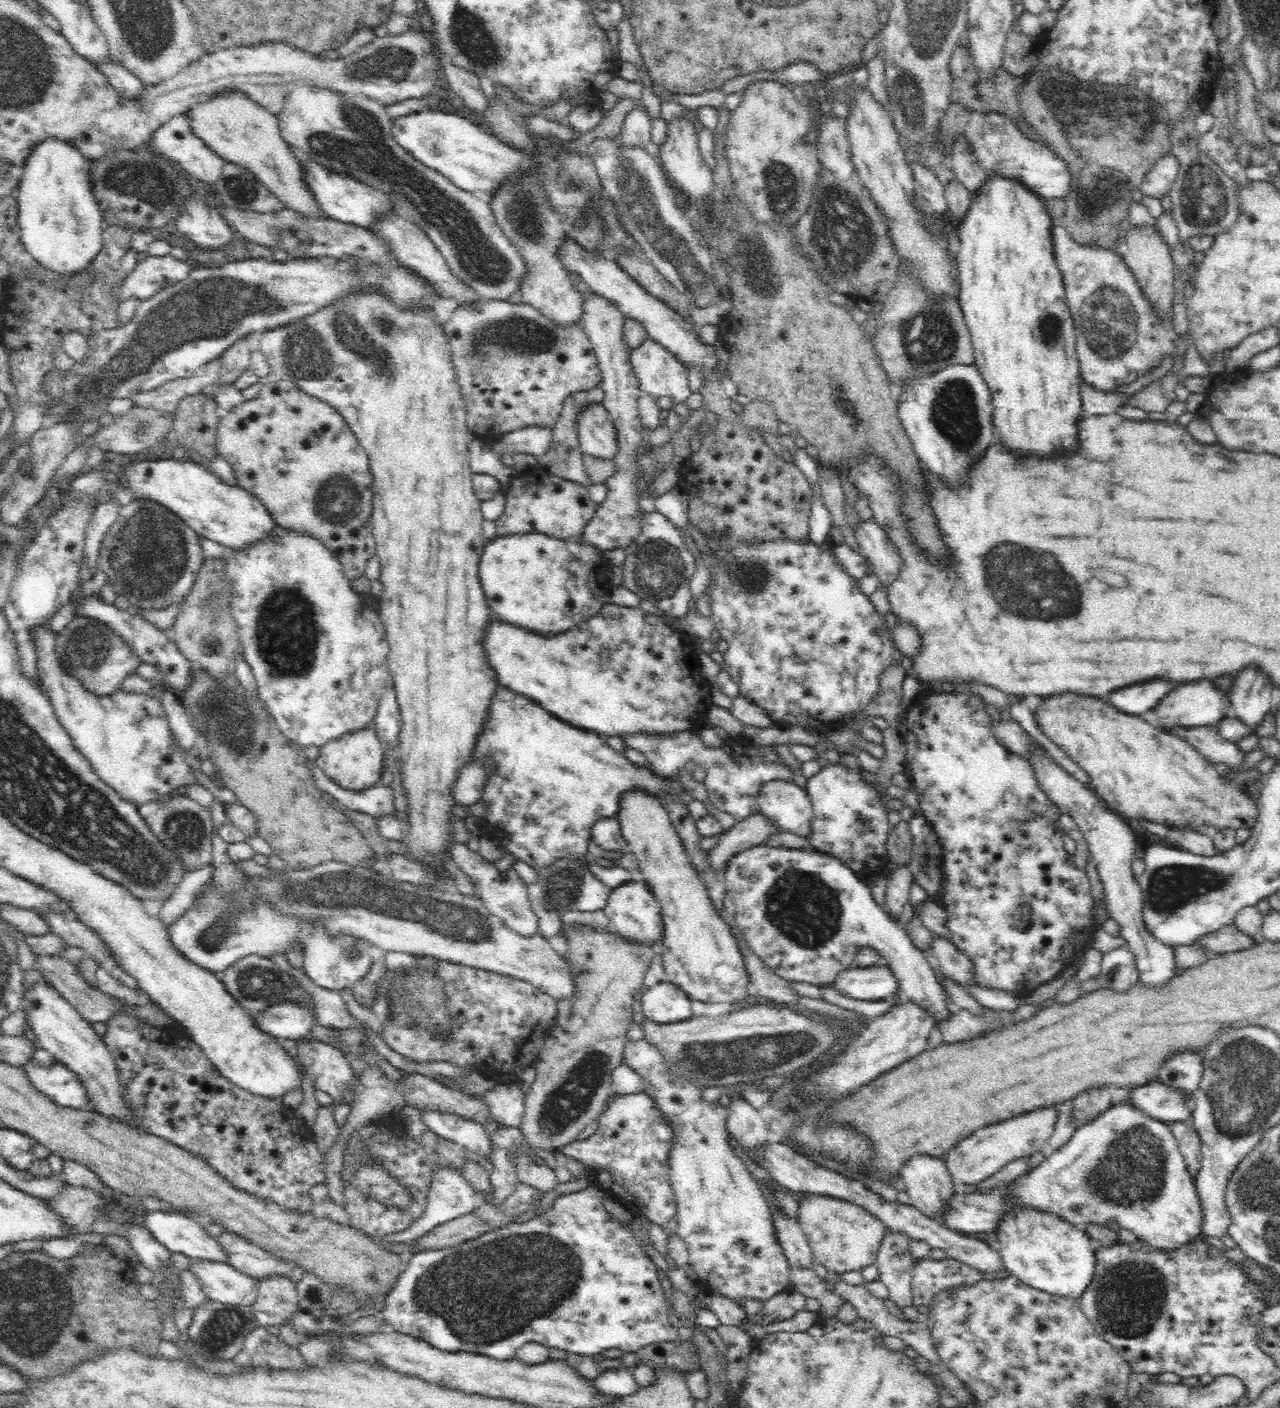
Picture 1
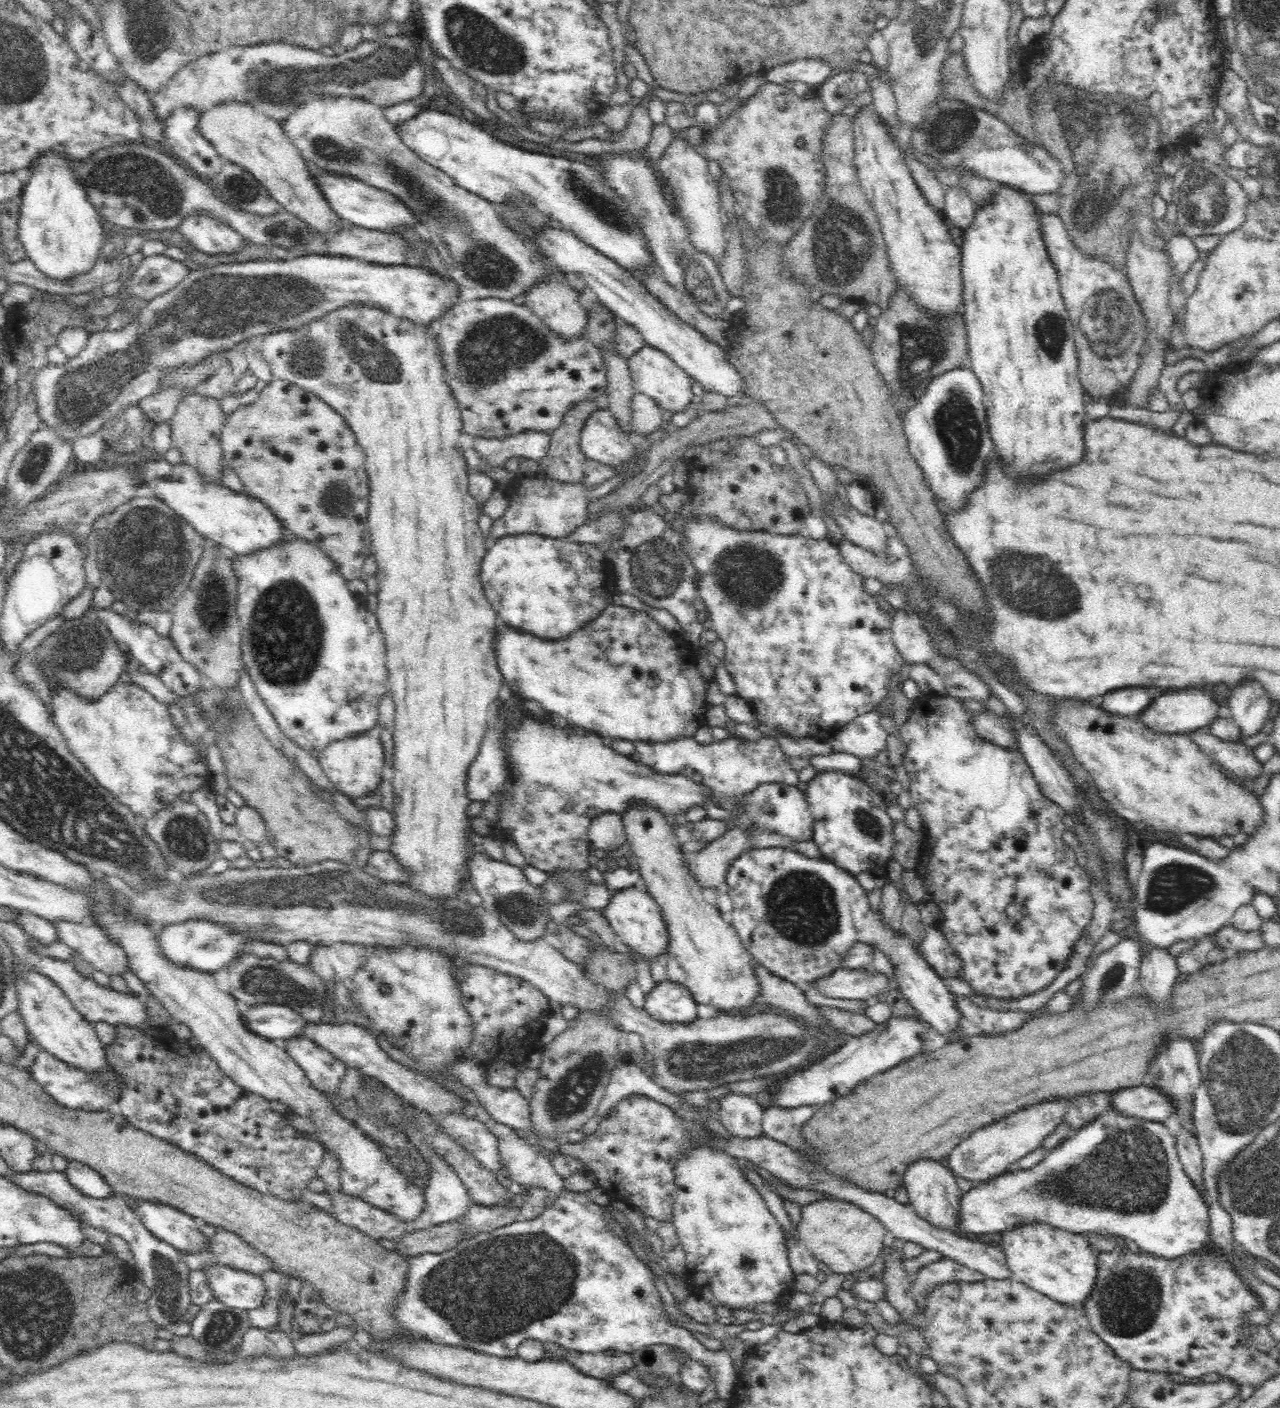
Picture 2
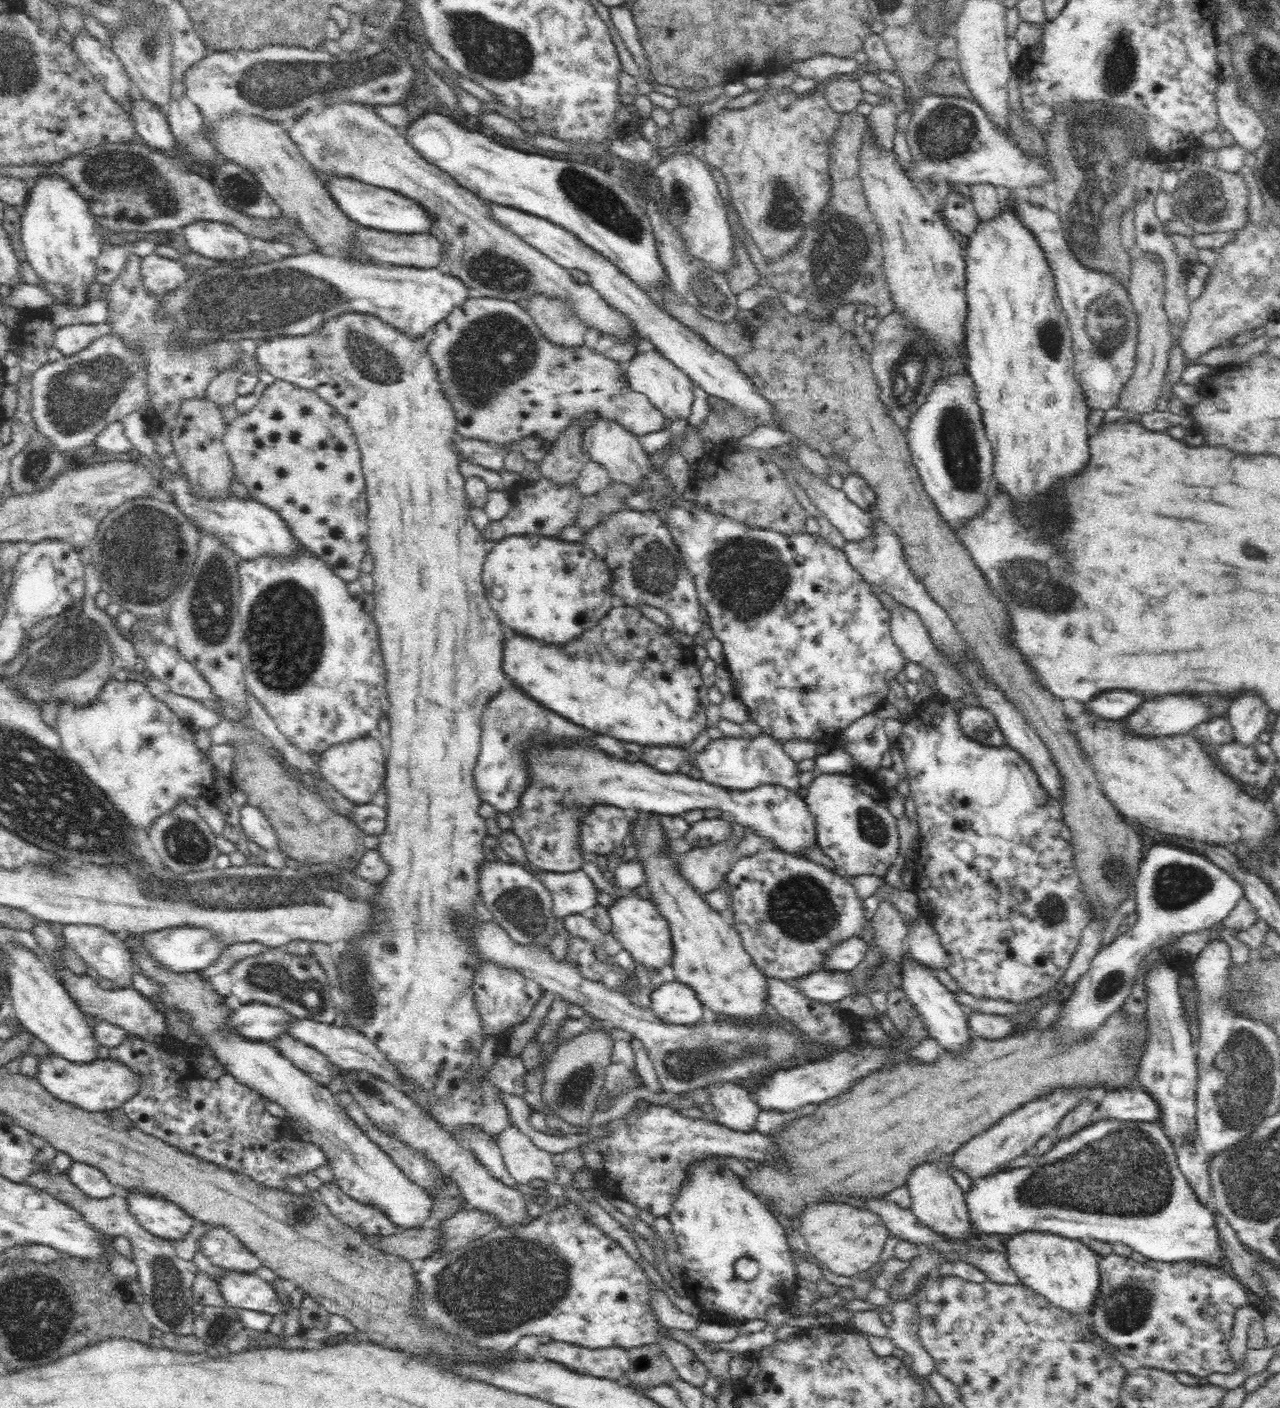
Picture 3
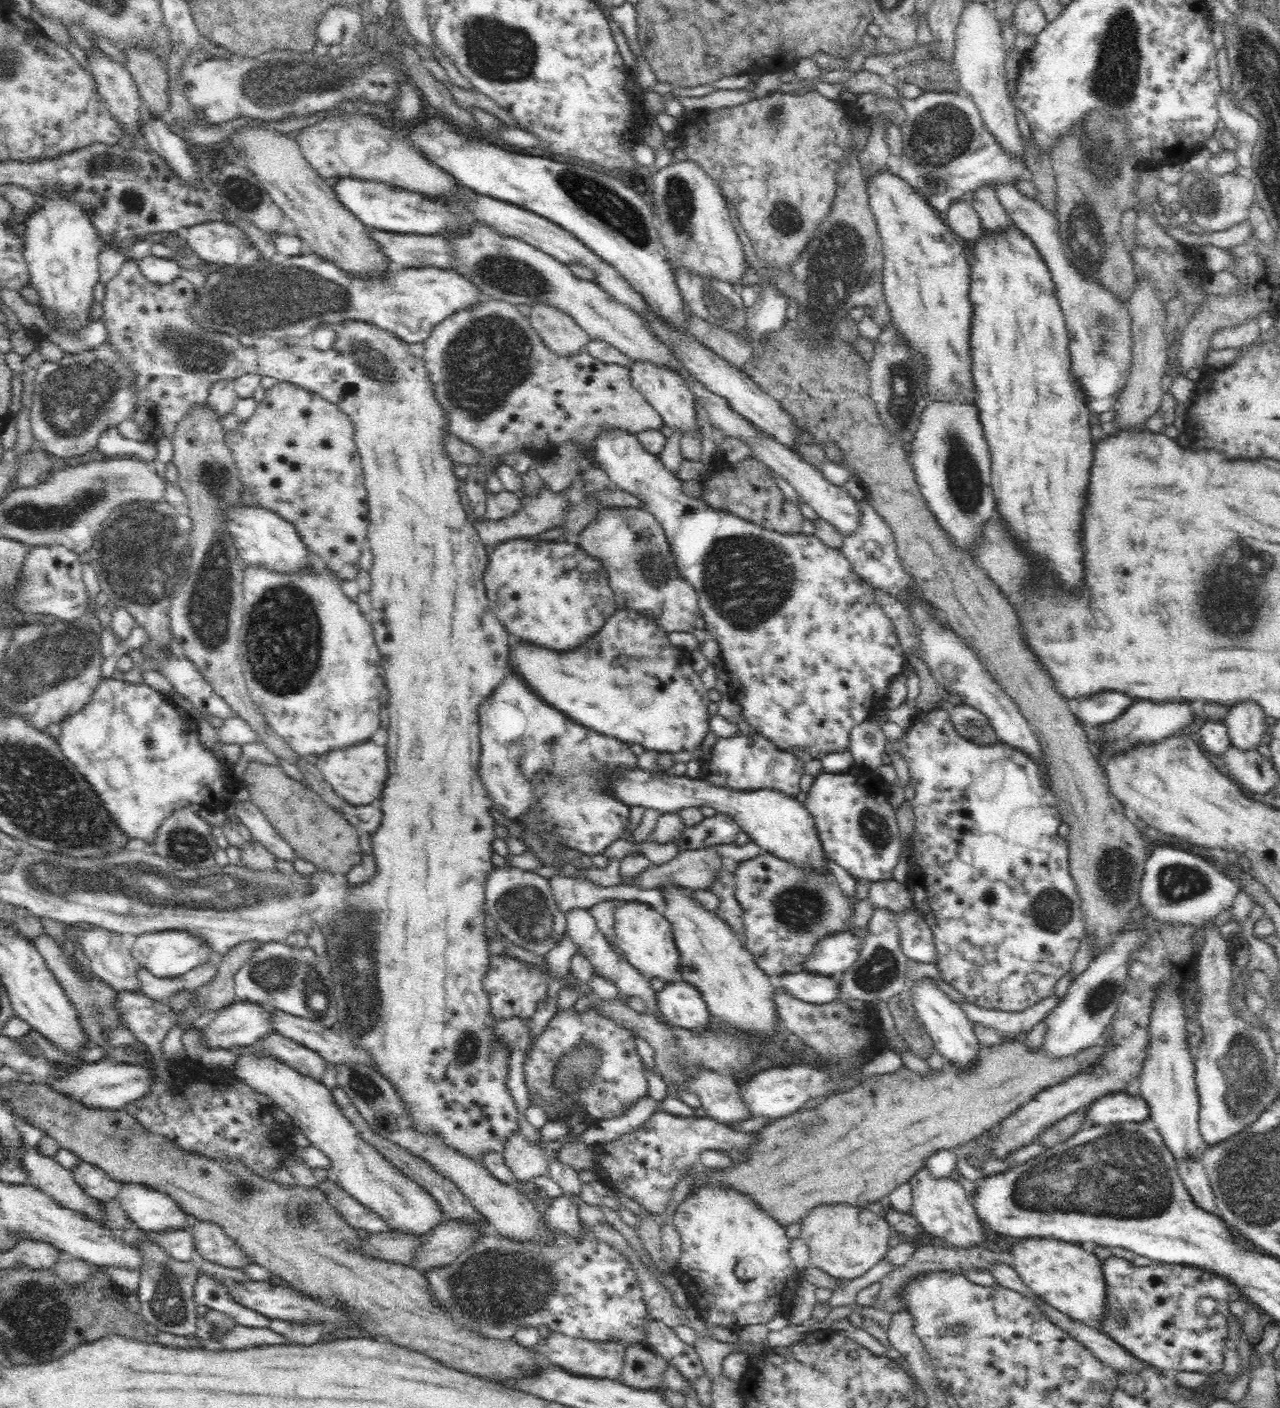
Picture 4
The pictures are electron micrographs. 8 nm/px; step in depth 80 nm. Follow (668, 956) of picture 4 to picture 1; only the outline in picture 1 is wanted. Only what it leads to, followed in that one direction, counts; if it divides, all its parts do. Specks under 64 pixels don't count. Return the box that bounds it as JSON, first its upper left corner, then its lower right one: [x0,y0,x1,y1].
[603,880,664,944]

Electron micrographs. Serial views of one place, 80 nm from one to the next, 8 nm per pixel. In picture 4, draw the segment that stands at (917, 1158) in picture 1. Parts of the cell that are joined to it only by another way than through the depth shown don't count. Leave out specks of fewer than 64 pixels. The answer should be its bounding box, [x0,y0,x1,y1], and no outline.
[909,1166,984,1247]

